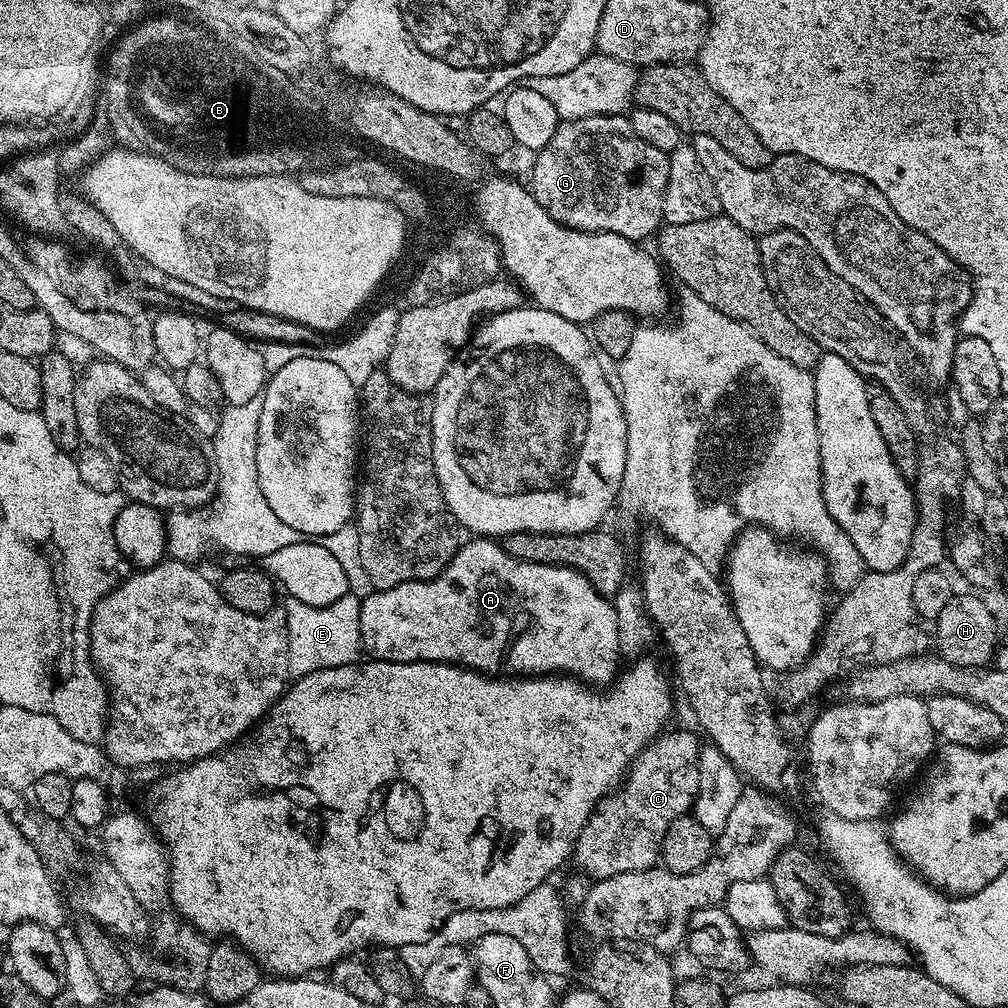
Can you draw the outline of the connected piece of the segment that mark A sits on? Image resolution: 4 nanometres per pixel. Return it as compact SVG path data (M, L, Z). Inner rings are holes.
M472 538L472 541L461 543L460 547L456 549L454 558L446 566L446 570L442 570L442 574L438 574L433 580L415 580L414 582L402 582L393 588L381 588L374 590L370 595L363 597L360 602L360 629L362 634L366 637L367 651L372 651L371 655L378 660L389 660L390 662L434 662L435 664L454 664L463 666L465 668L472 668L476 672L483 672L485 674L507 674L512 678L531 678L533 676L551 676L553 674L563 674L571 676L578 680L583 680L589 686L608 686L617 679L618 673L622 668L622 655L618 644L618 617L615 614L615 606L609 597L603 596L598 590L594 590L594 586L585 578L582 573L573 568L563 568L562 566L542 566L538 562L522 562L518 558L514 558L510 554L506 554L503 543L497 542L492 538Z

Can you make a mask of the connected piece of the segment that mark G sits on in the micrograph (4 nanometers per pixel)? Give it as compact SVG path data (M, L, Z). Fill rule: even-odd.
M587 116L565 120L554 130L554 138L535 153L530 191L538 203L568 228L583 232L616 232L622 238L644 242L661 227L662 198L666 192L669 153L642 142L630 126L628 116Z

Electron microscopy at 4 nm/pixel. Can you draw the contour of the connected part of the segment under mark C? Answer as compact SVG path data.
M670 732L657 736L633 759L622 781L622 787L600 801L599 808L593 812L588 825L582 830L576 843L574 864L582 871L589 872L593 881L605 880L614 874L641 872L657 867L661 863L660 851L666 838L666 830L670 830L670 822L693 811L696 795L700 792L702 740L692 732Z

